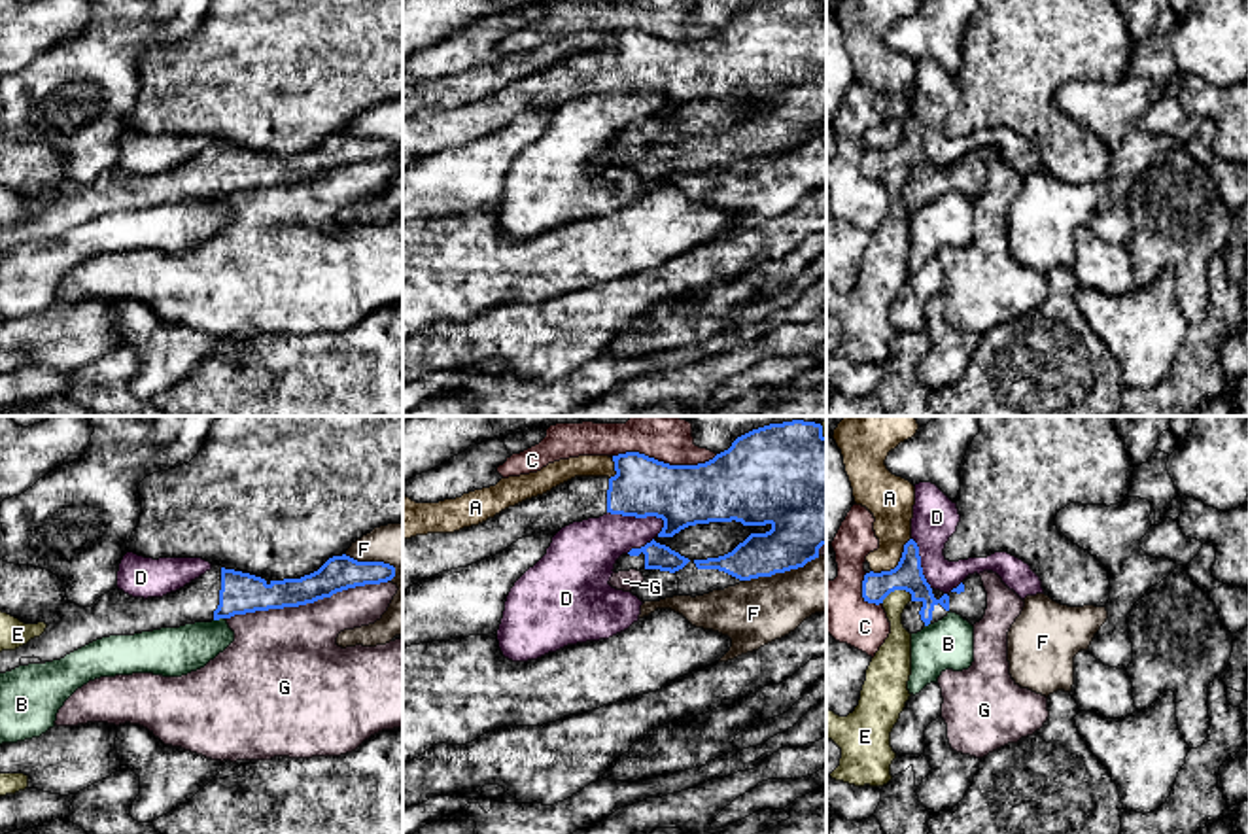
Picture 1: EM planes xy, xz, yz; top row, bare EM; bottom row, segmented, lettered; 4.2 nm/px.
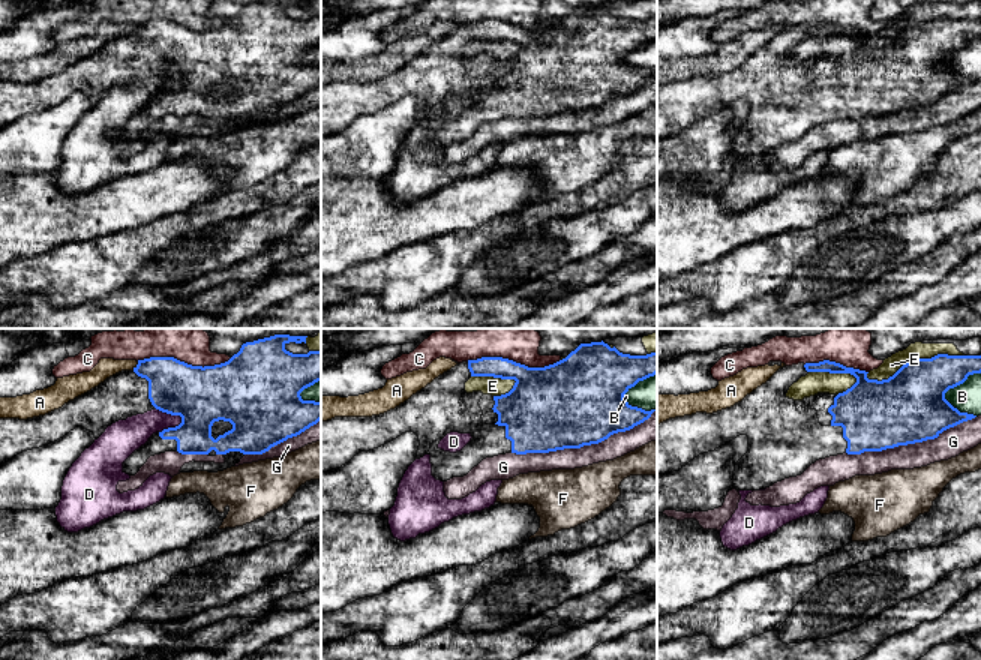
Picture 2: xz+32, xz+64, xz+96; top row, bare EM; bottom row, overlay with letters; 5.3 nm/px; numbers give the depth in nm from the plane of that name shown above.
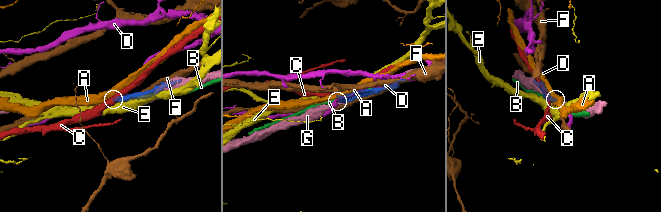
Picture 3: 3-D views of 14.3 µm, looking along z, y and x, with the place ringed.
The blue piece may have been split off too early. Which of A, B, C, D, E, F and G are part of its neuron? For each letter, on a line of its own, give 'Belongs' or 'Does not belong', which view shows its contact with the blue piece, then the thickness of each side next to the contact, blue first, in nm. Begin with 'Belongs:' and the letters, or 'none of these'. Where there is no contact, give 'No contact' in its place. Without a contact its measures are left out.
Belongs: none of these
A: Does not belong. Touches blue in yz. Thickness 130 nm (blue) against 180 nm
B: Does not belong. Touches blue in xy. Thickness 180 nm (blue) against 200 nm
C: Does not belong. Touches blue in xz. Thickness 260 nm (blue) against 200 nm
D: Does not belong. Touches blue in xz. Thickness 260 nm (blue) against 240 nm
E: Does not belong. Touches blue in yz. Thickness 130 nm (blue) against 120 nm
F: Does not belong. Touches blue in xz. Thickness 280 nm (blue) against 280 nm
G: Does not belong. Touches blue in xy. Thickness 150 nm (blue) against 420 nm

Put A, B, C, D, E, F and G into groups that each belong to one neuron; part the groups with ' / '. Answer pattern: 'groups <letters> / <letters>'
groups A / B G / C / D / E / F

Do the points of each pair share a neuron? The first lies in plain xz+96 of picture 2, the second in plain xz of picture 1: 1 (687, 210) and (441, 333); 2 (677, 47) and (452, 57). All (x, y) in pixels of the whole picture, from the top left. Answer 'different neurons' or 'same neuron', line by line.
1: different neurons
2: same neuron

